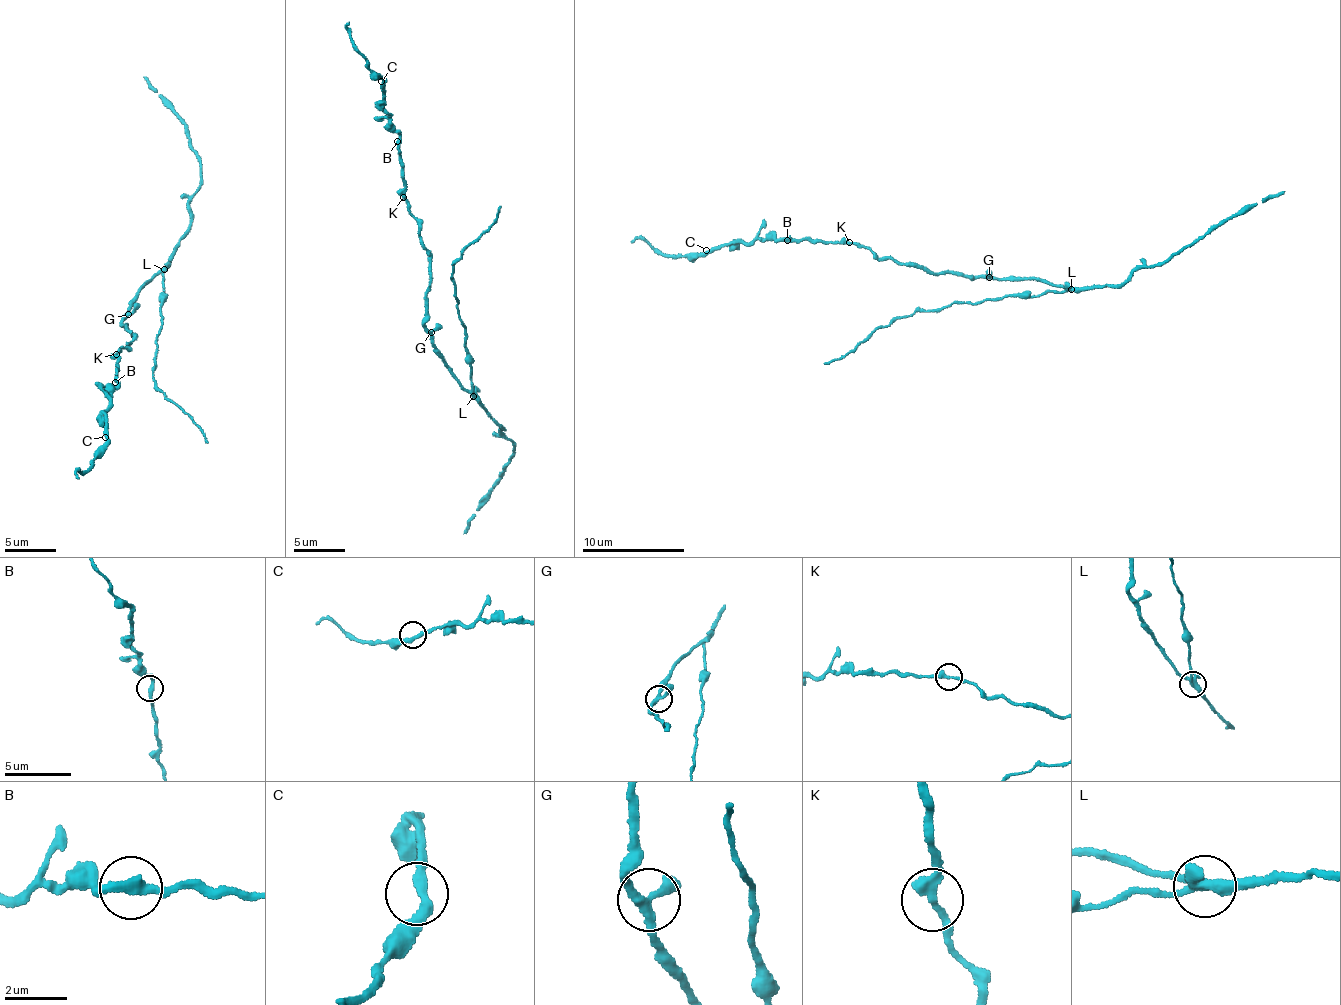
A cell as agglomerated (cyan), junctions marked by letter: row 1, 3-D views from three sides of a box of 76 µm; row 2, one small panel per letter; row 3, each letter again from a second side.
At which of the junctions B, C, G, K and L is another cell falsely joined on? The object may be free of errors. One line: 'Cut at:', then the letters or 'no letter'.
Cut at: L

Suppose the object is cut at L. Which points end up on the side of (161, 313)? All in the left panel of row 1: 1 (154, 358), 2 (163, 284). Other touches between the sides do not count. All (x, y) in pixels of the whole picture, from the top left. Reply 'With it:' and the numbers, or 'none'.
With it: 1, 2

